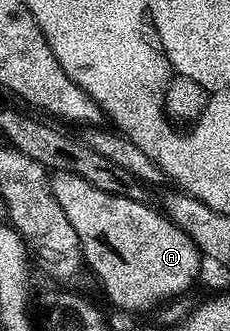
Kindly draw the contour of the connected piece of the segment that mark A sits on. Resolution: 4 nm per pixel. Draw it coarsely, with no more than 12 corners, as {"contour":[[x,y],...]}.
{"contour":[[57,171],[85,265],[122,310],[198,278],[202,253],[161,209]]}

